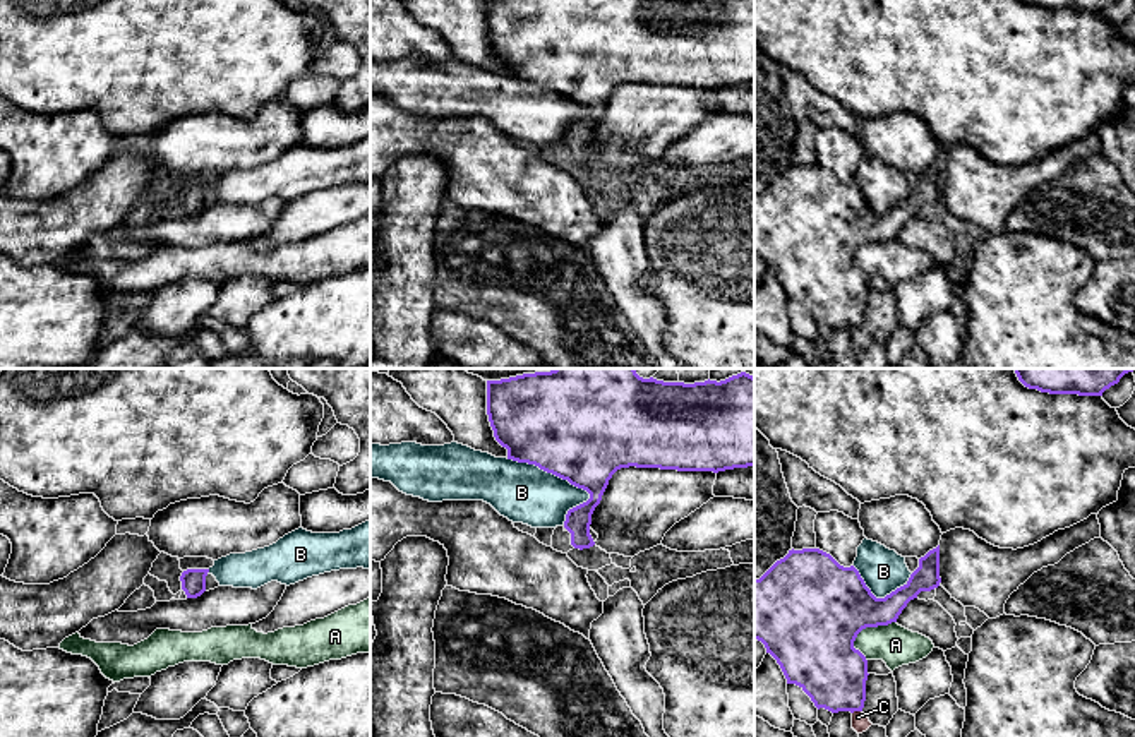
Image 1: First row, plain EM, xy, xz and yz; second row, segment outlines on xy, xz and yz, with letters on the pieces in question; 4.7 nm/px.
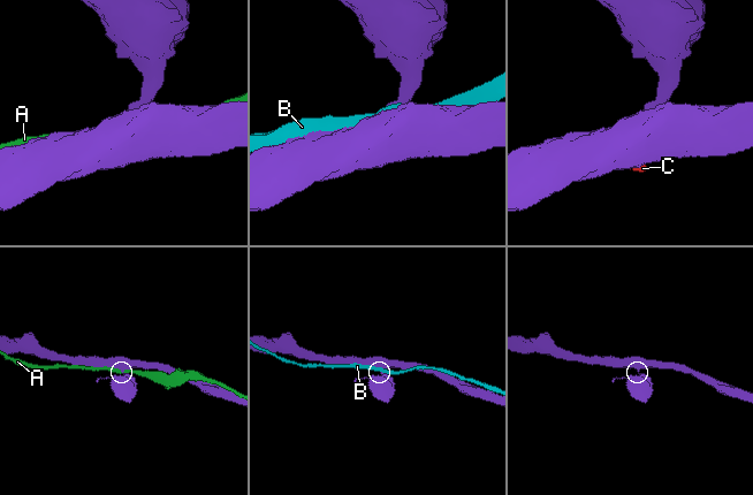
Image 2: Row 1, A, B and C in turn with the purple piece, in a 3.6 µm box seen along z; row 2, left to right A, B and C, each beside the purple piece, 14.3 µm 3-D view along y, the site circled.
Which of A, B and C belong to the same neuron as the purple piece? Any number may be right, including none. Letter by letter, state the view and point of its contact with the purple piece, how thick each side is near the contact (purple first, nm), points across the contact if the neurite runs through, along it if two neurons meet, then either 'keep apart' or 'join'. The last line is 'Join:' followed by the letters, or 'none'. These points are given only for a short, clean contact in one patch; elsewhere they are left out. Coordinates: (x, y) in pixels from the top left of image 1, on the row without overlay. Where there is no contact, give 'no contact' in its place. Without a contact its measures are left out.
A: contact yz (870, 242); calibres 440 and 190 nm; keep apart
B: contact xz (549, 88); calibres 460 and 280 nm; keep apart
C: contact yz (856, 326); calibres 320 and 80 nm; border yz (861, 326), (852, 329); keep apart
Join: none

